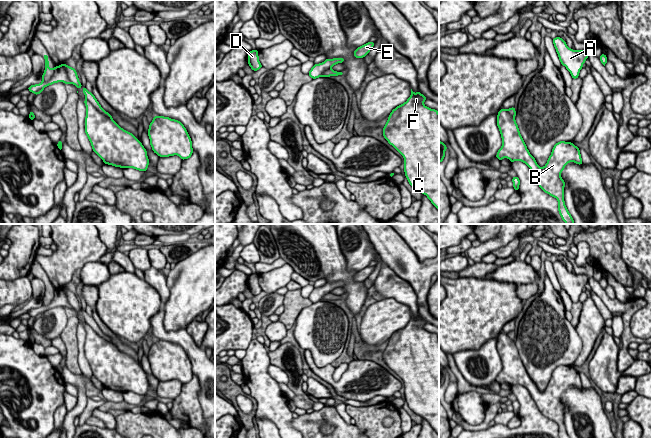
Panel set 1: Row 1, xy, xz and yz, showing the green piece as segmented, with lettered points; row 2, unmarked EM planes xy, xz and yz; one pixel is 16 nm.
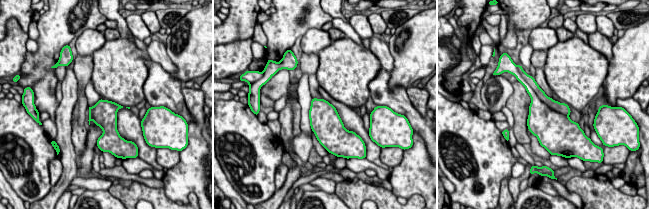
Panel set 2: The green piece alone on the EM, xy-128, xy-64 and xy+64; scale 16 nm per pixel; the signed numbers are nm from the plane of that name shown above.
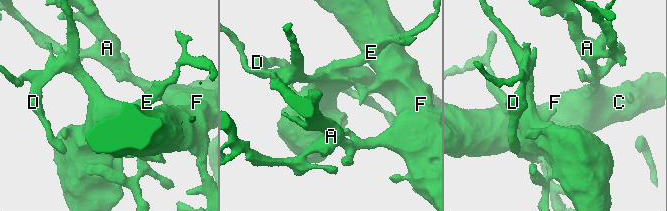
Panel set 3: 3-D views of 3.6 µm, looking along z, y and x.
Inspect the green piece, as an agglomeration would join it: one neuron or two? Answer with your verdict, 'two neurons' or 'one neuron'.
two neurons

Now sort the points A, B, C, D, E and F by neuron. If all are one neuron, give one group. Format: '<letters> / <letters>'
A C D F / B E

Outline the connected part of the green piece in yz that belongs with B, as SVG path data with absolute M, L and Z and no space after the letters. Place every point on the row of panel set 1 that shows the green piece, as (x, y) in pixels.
M502 108L497 115L502 146L496 154L500 161L507 158L512 162L521 161L531 170L539 187L558 201L558 211L565 224L574 224L573 217L569 213L564 201L565 182L561 173L565 166L574 162L582 165L580 149L572 142L560 141L553 146L551 155L544 167L540 167L535 158L530 154L520 134L515 117L508 110Z

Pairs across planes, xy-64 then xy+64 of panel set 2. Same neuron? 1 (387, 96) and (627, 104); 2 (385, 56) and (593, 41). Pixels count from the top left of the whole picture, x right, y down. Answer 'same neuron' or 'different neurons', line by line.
1: same neuron
2: same neuron

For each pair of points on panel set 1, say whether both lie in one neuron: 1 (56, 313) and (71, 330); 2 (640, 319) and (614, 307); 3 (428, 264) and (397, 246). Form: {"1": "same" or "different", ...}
{"1": "different", "2": "different", "3": "same"}

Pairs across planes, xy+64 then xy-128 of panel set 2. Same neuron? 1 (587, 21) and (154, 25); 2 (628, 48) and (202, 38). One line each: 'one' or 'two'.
1: two
2: one

